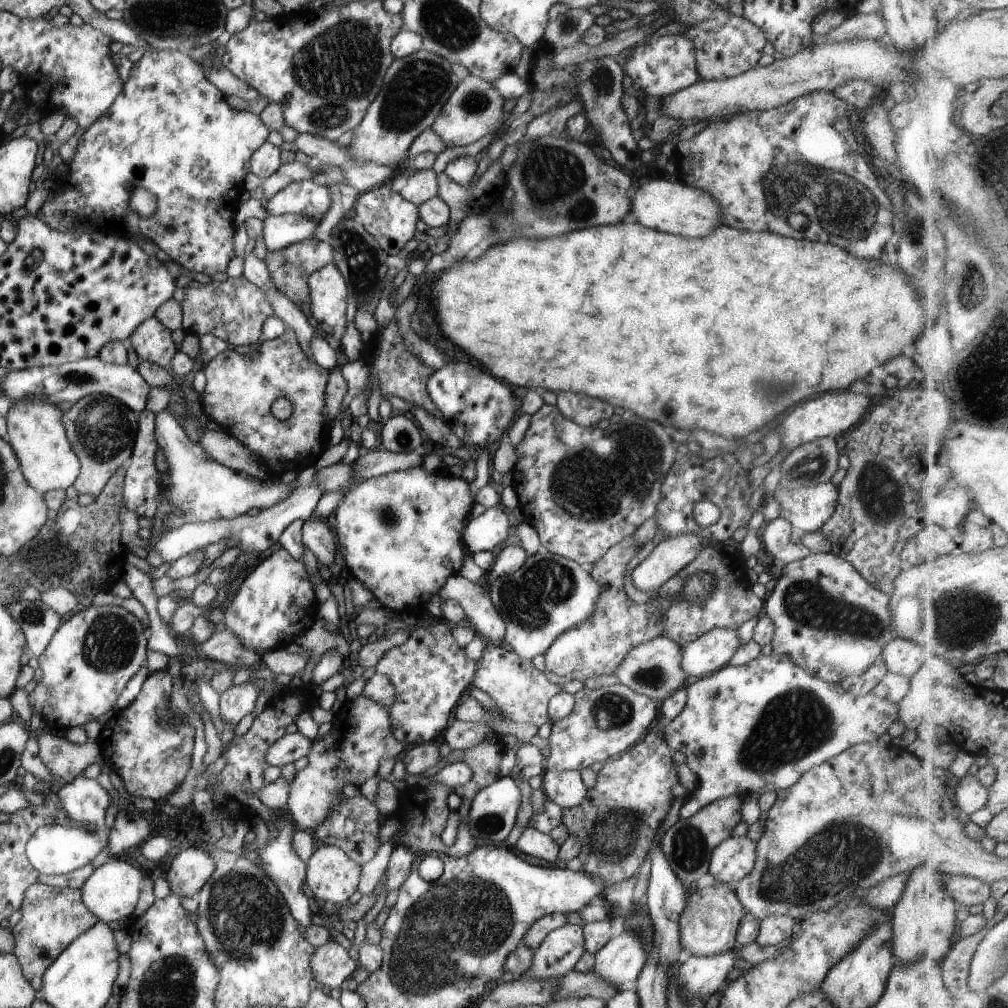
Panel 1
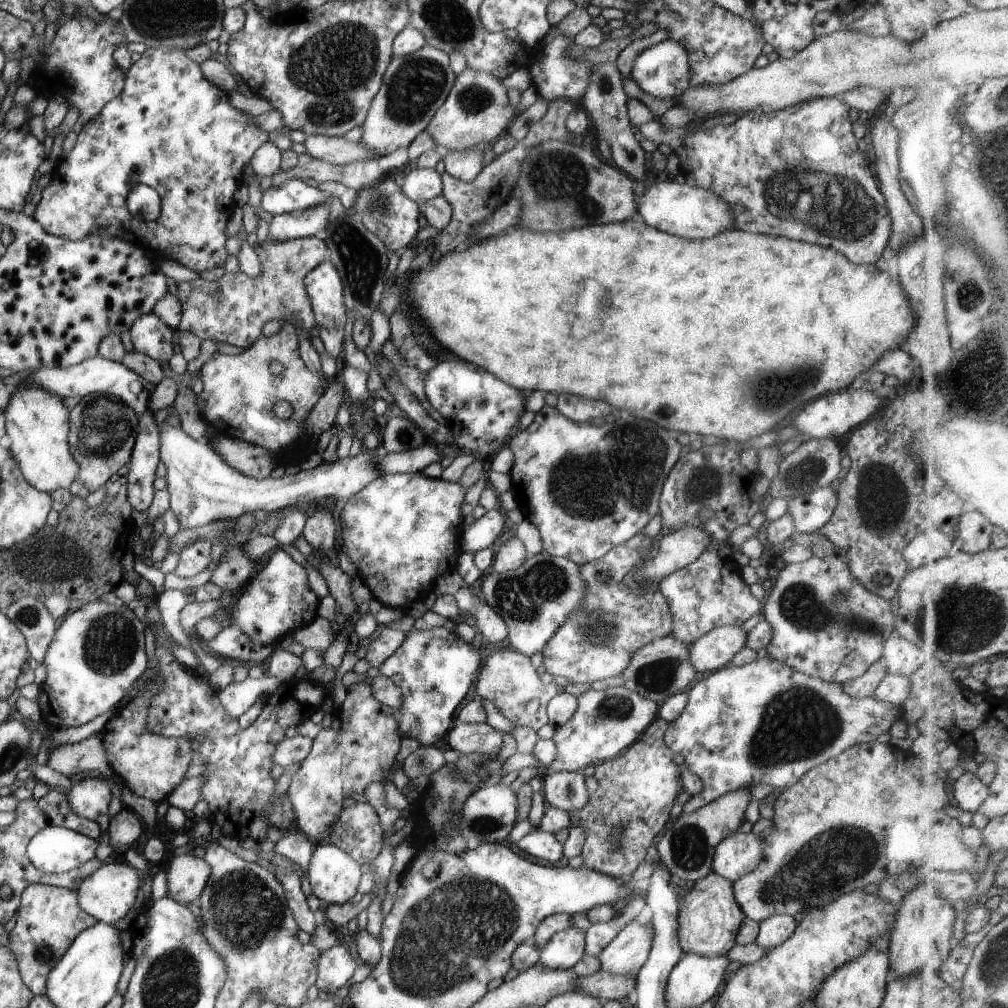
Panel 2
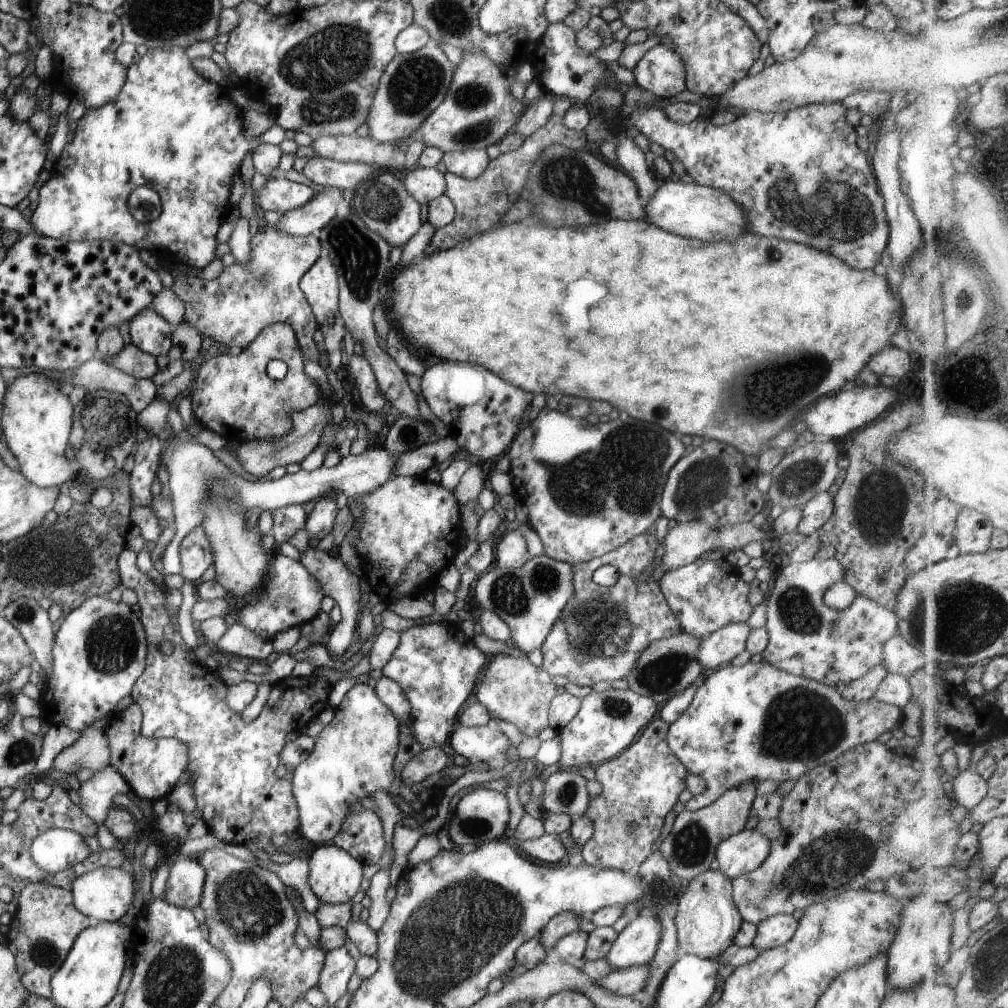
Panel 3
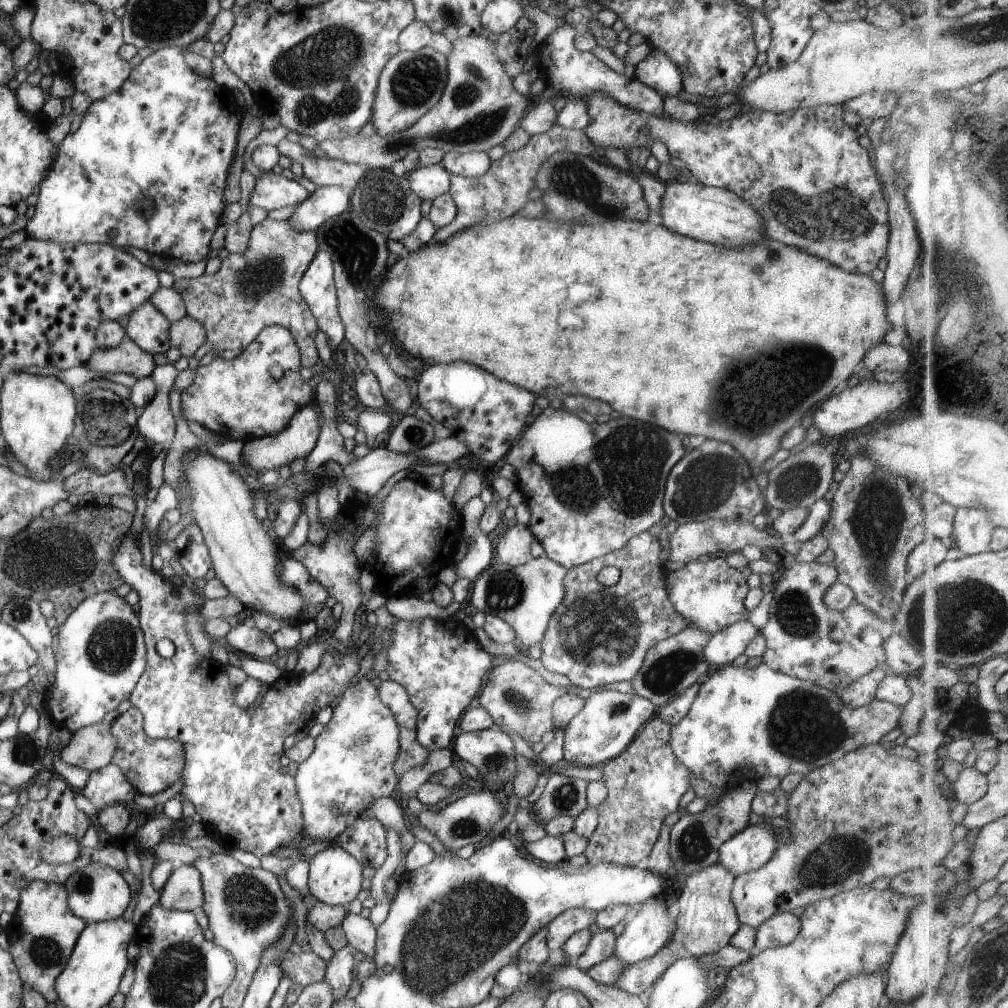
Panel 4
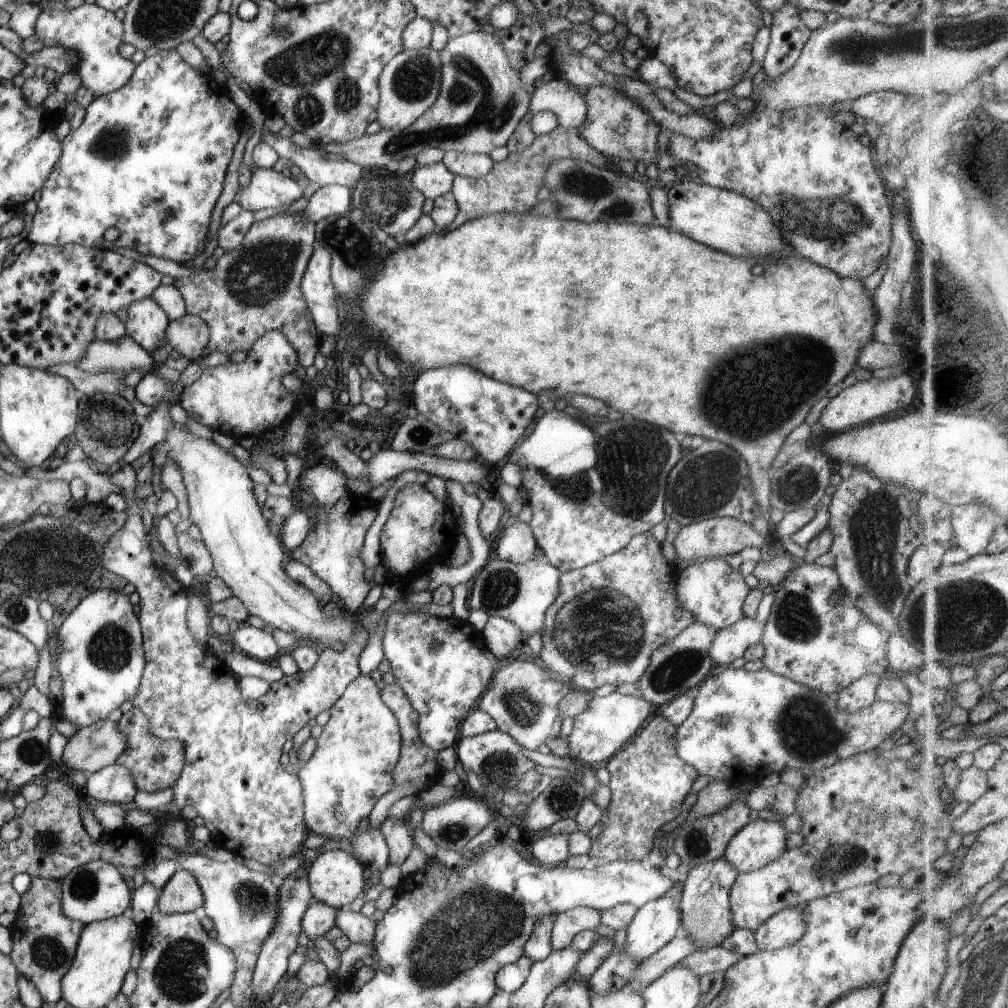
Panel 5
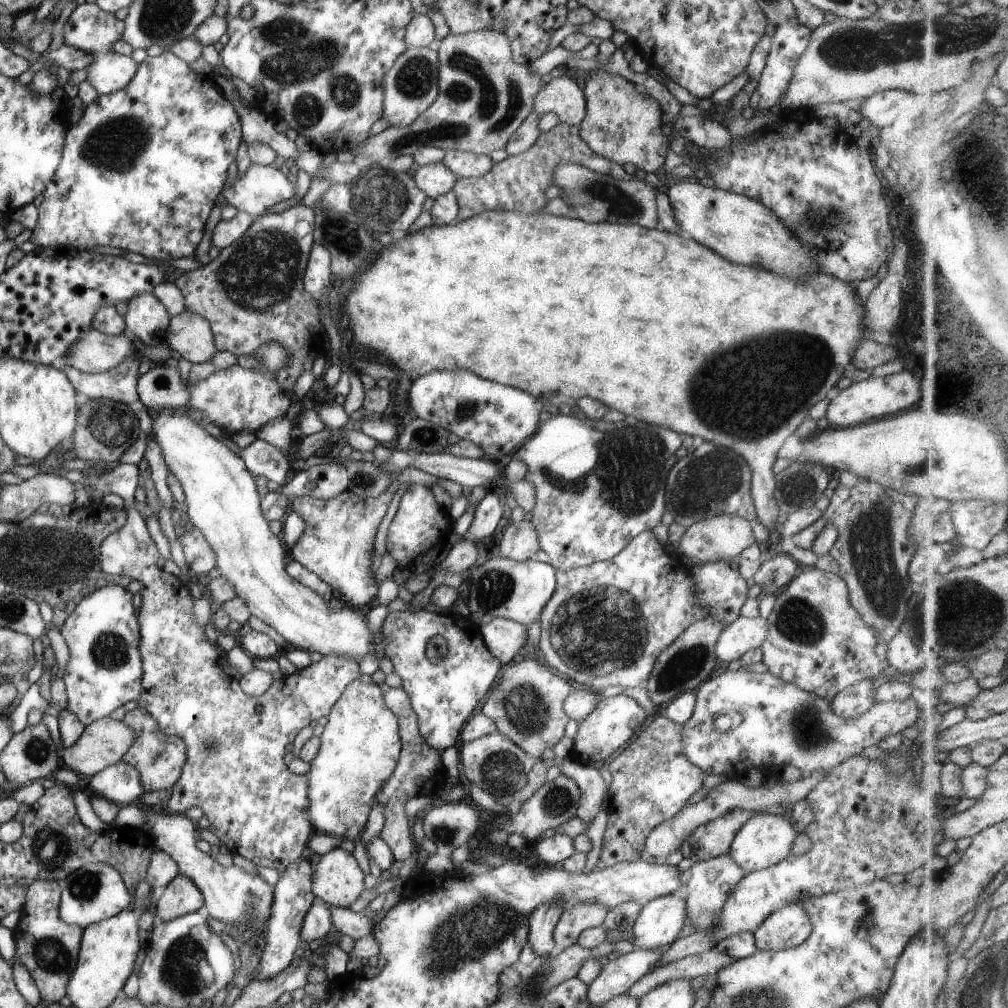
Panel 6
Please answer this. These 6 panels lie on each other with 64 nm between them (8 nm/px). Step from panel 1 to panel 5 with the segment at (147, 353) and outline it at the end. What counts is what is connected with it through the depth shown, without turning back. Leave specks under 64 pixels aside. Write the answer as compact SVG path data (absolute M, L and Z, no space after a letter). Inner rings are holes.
M150 296L131 302L125 322L127 335L149 353L168 345L166 329L169 318L164 309Z

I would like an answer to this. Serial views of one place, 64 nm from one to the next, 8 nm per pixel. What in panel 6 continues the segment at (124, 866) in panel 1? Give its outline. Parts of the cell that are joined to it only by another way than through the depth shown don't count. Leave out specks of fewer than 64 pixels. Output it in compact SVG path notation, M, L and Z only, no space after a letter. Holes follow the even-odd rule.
M102 863L83 864L61 882L60 918L68 924L85 929L91 924L116 916L125 908L132 907L134 893L125 885L124 875L119 868Z

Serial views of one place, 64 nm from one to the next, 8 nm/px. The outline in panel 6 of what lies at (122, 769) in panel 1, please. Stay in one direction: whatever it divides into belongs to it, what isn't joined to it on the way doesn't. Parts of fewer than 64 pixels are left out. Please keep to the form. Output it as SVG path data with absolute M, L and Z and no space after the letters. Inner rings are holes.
M140 706L126 712L122 721L135 730L135 741L121 760L138 769L141 785L146 792L172 788L178 782L186 762L185 742L179 736L164 734L156 720L152 720L149 712Z

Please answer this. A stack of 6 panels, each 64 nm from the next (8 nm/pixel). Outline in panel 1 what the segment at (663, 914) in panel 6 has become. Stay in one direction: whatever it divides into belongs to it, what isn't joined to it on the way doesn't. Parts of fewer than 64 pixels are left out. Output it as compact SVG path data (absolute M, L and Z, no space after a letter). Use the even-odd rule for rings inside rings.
M624 930L611 938L594 955L595 965L592 972L618 989L624 982L637 980L647 956L641 936L634 931Z

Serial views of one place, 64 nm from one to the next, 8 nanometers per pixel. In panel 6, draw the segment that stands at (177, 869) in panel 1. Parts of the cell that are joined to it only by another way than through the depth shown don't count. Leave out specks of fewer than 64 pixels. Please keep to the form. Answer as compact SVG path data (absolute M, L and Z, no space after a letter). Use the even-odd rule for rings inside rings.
M178 873L155 904L155 915L169 921L196 911L202 912L203 894L192 879Z

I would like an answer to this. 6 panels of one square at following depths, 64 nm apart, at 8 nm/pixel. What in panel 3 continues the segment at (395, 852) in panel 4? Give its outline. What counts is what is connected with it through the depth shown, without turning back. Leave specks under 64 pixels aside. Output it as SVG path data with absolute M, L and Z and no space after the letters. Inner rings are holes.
M381 867L371 877L370 887L367 890L367 895L371 898L372 904L369 908L369 916L367 923L372 930L380 930L380 927L386 922L391 909L391 903L386 899L386 889L390 886L390 867Z

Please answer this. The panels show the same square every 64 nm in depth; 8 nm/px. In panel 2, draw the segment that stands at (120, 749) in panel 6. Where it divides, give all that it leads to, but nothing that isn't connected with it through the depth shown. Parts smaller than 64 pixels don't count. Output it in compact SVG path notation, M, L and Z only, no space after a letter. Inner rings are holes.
M100 732L78 743L54 748L47 765L64 776L74 776L87 770L99 770L102 773L111 770Z

